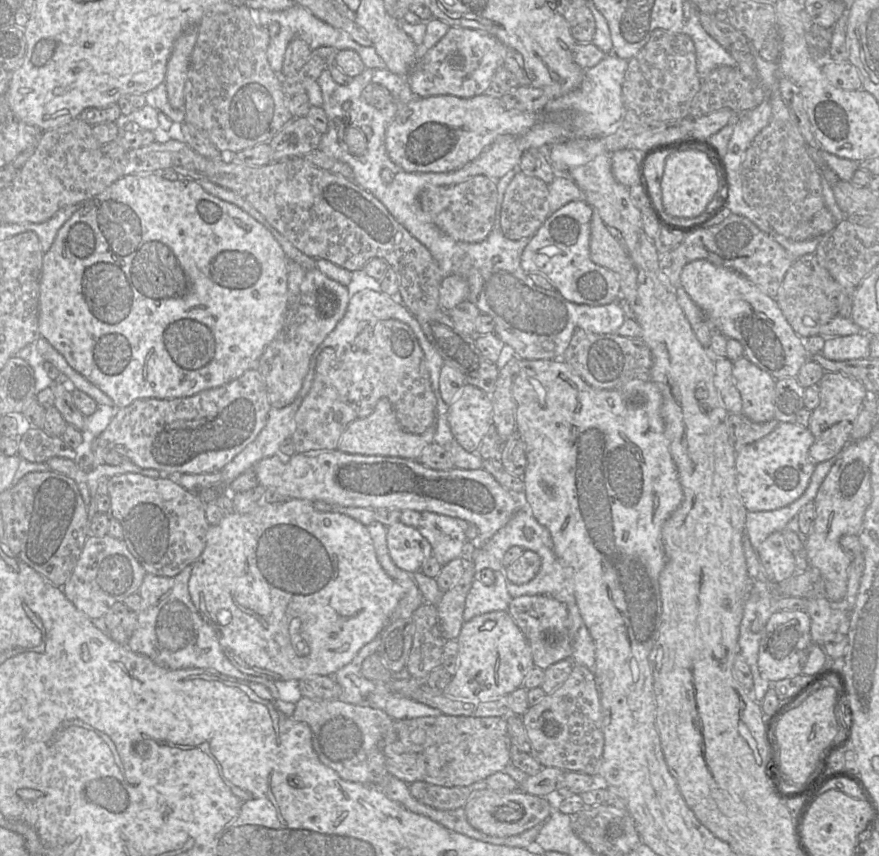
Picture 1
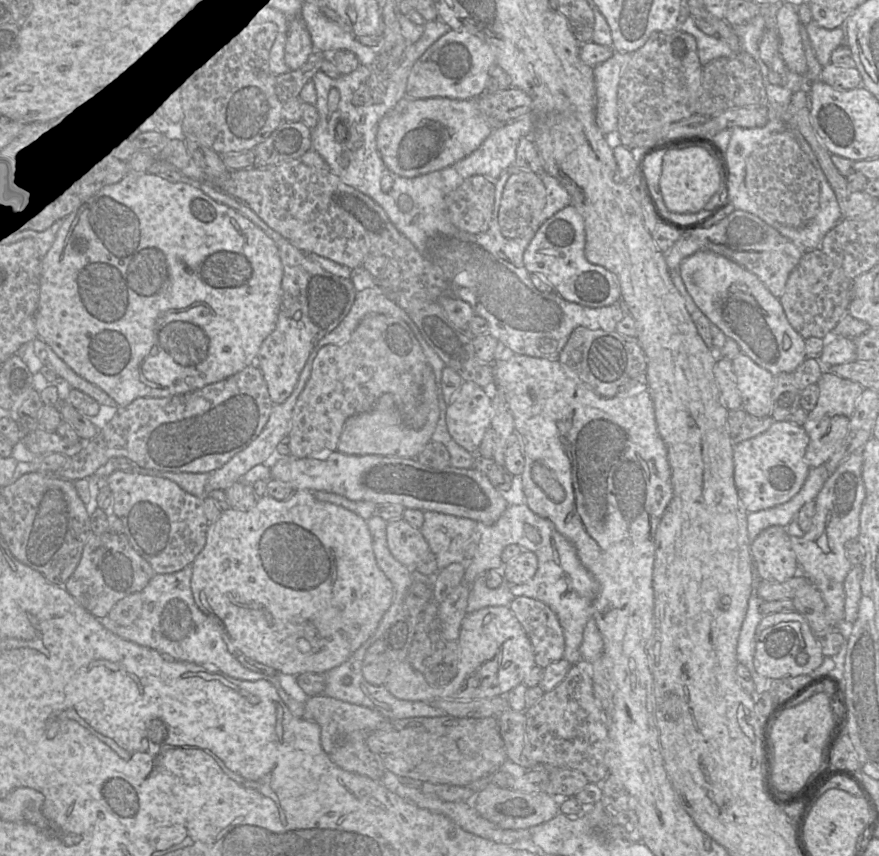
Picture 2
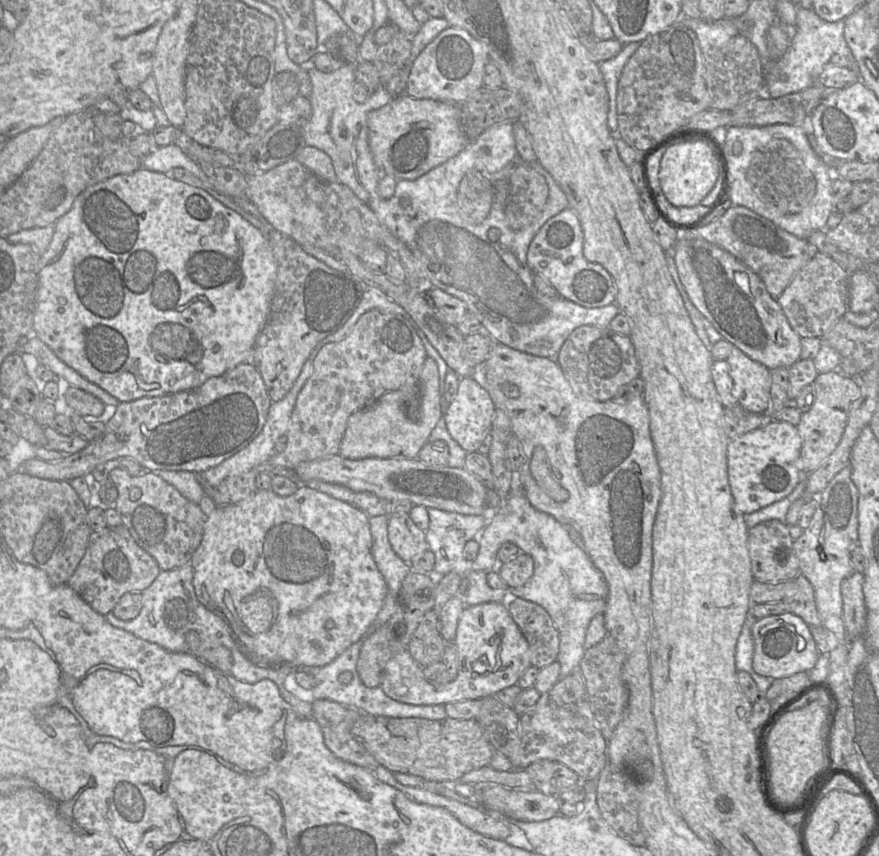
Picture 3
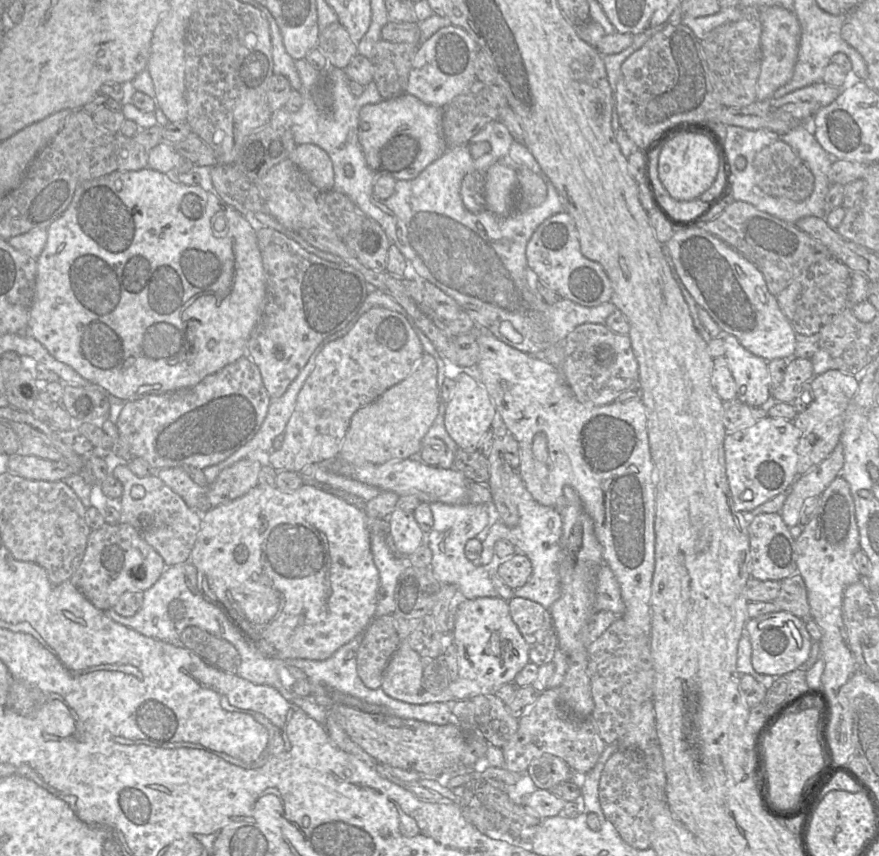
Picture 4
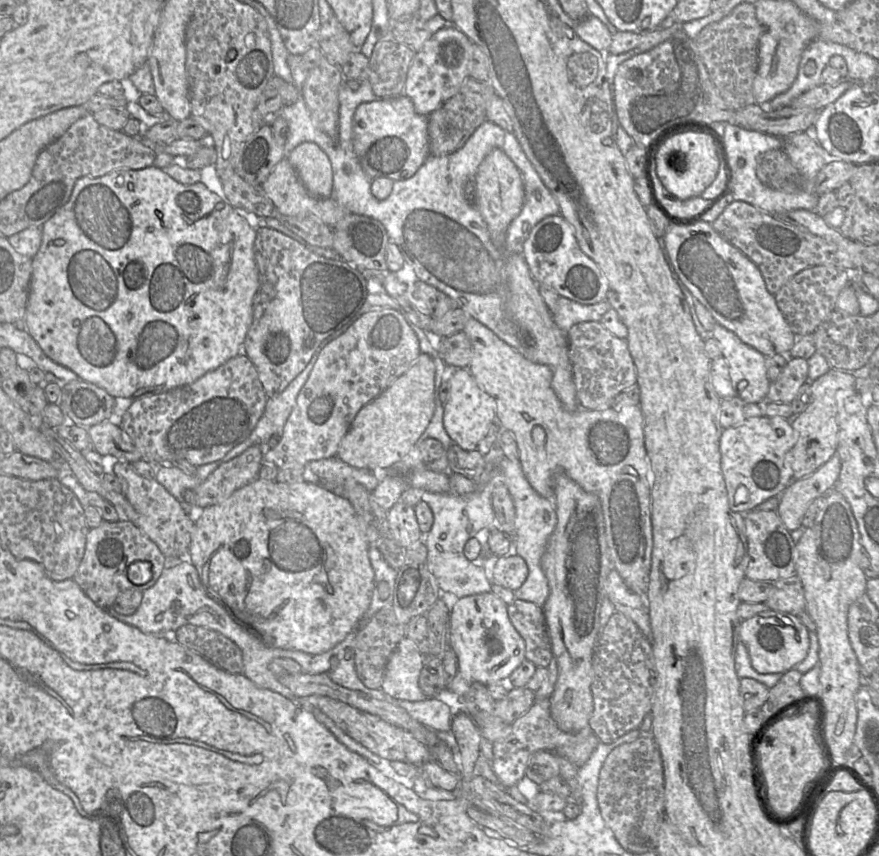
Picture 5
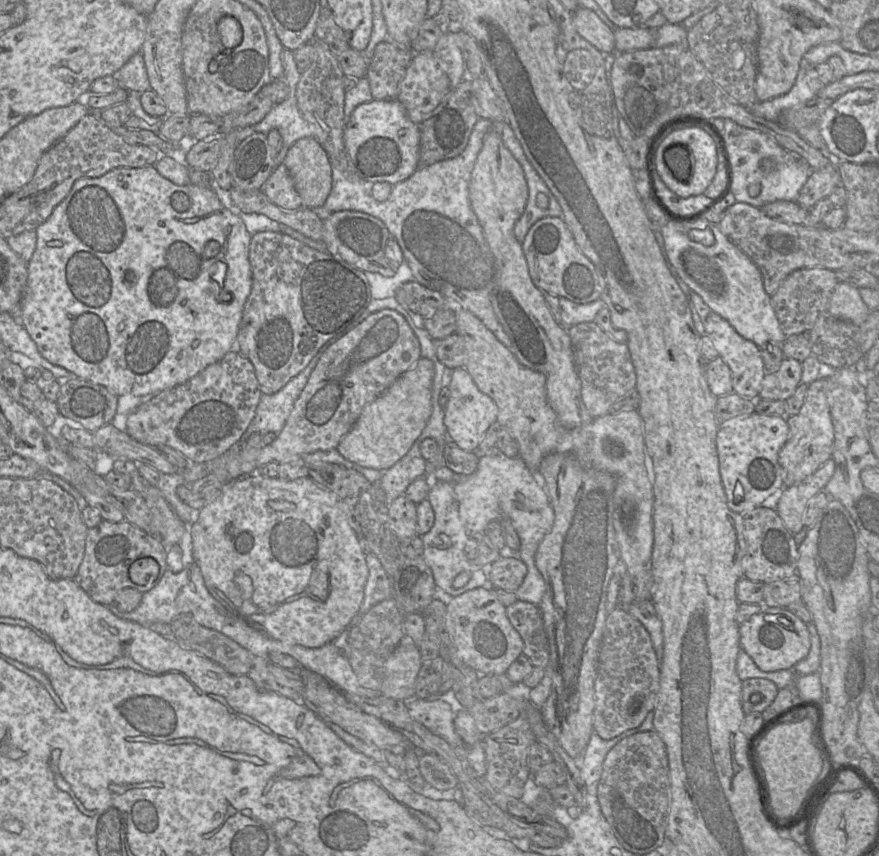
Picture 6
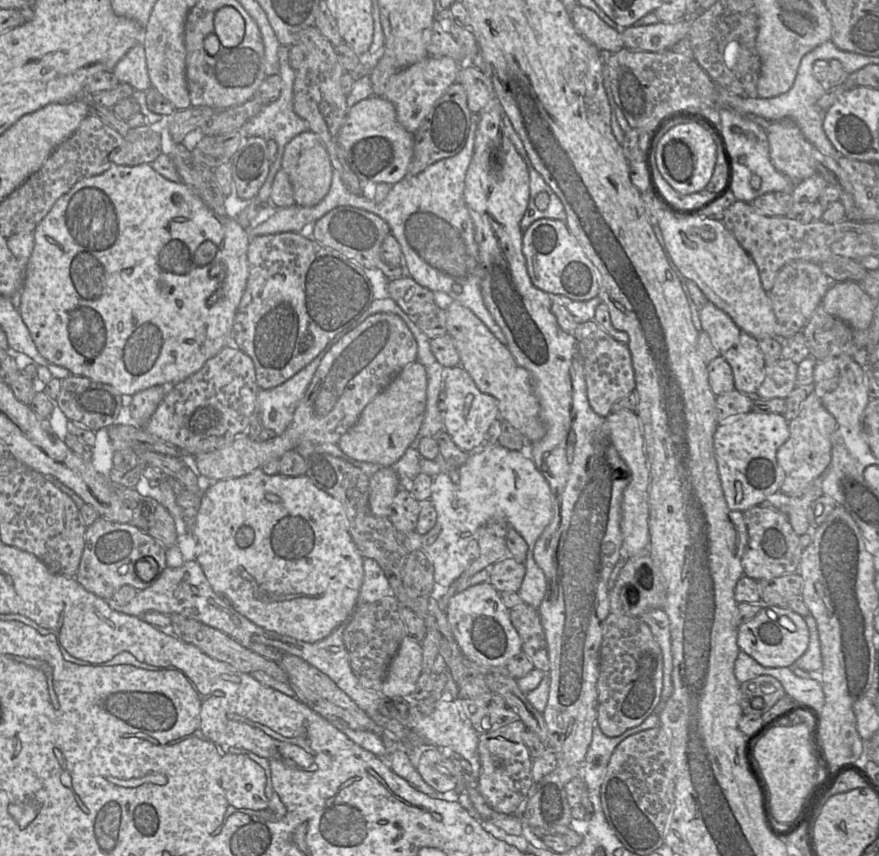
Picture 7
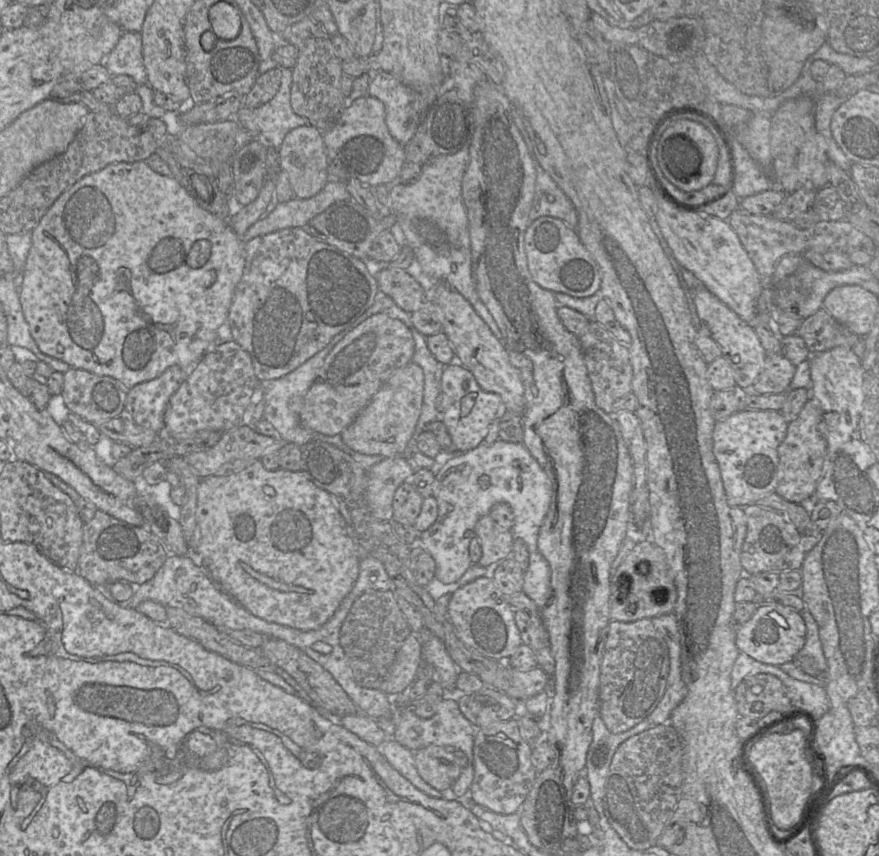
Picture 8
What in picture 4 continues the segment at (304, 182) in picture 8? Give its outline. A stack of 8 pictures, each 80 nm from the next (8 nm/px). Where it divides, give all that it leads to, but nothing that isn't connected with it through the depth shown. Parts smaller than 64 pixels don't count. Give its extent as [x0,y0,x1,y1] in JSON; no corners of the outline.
[288,144,334,191]

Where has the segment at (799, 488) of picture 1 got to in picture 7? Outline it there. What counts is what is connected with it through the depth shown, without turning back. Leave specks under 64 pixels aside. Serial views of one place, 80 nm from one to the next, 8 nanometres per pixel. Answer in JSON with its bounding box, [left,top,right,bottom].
[714,411,789,512]

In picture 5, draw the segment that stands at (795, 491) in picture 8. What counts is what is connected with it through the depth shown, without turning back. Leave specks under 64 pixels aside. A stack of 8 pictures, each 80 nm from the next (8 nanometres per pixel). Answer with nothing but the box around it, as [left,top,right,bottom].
[787,369,856,480]

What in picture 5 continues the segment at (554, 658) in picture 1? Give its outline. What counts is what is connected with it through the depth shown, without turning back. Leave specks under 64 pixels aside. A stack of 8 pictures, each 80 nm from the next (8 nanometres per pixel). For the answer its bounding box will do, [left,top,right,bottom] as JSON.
[507,599,553,668]

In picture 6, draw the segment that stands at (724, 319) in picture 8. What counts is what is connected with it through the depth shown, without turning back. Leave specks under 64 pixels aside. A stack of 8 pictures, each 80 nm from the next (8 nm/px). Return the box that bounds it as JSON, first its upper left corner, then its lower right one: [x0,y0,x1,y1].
[702,311,765,400]

